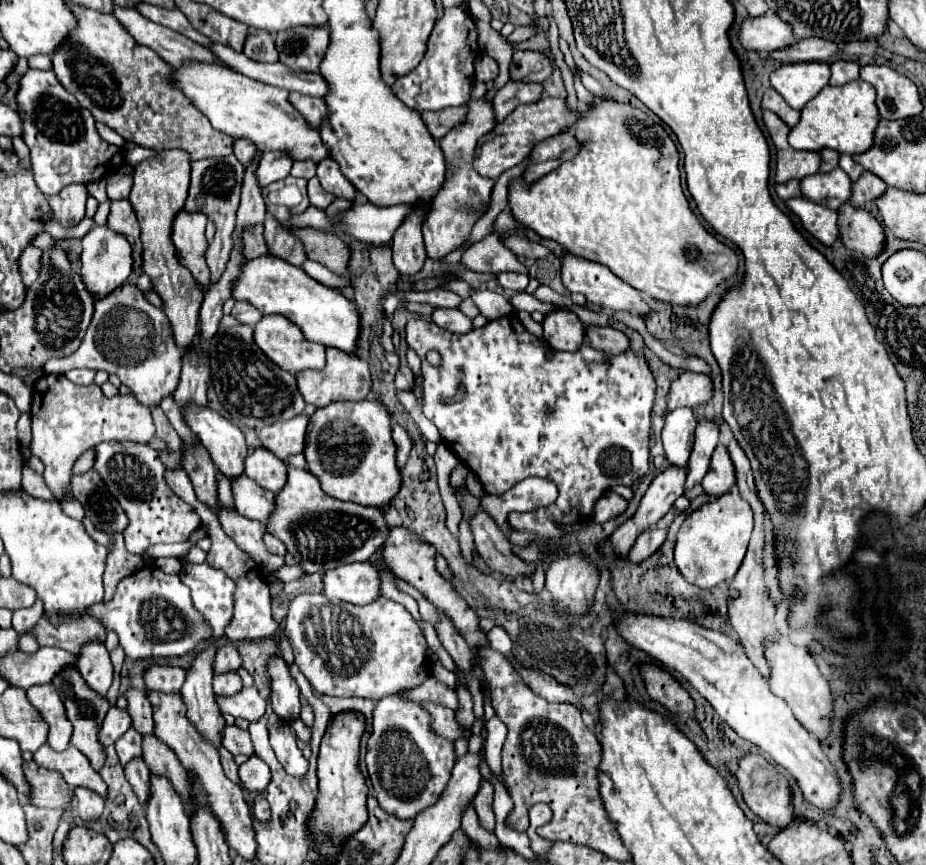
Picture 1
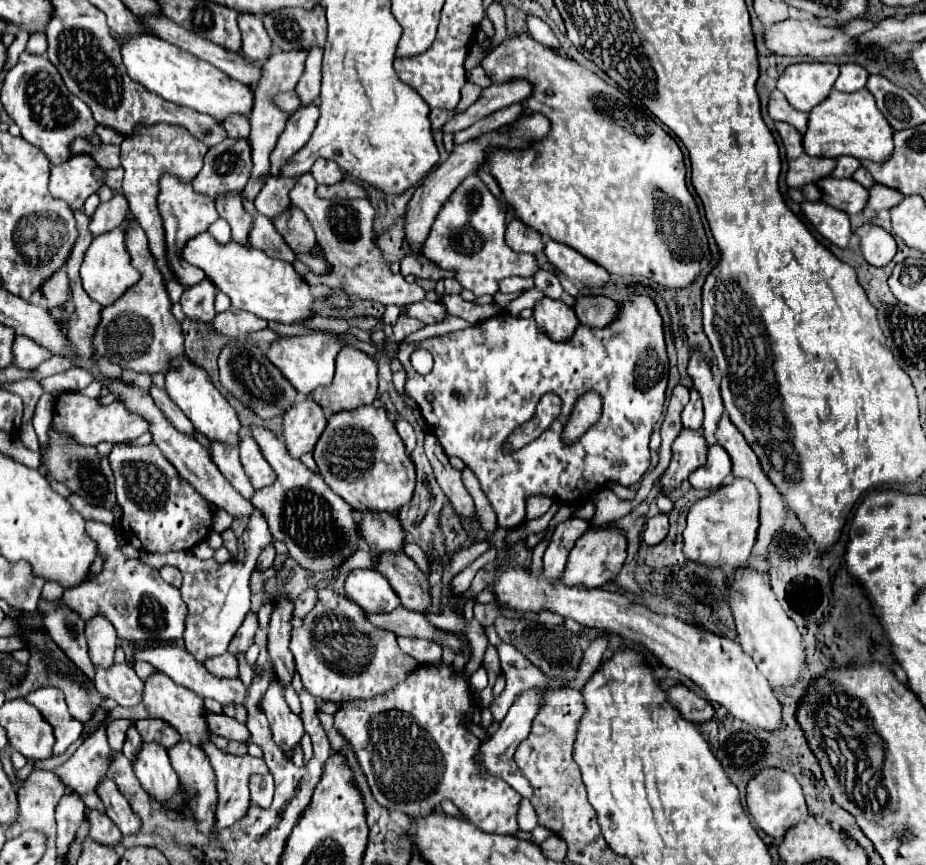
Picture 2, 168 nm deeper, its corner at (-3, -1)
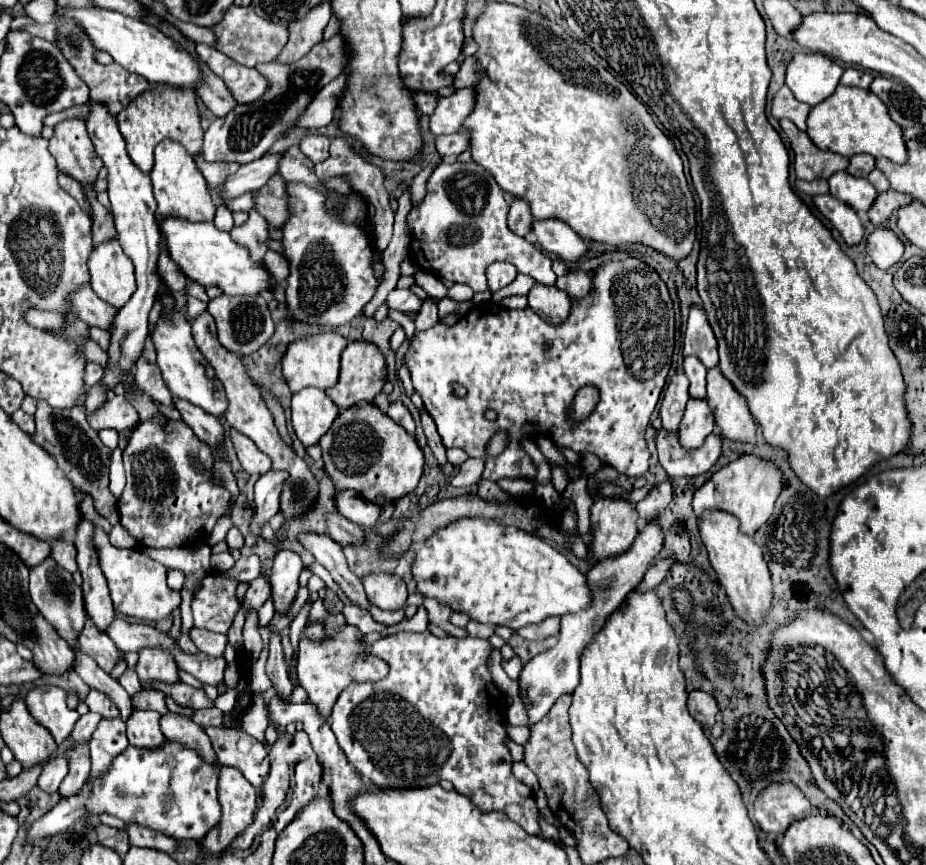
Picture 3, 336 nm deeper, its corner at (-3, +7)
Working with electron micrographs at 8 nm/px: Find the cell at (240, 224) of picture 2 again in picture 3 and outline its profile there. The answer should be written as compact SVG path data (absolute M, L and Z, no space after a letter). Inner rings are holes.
M202 156L196 158L196 166L204 174L204 178L212 190L218 190L222 186L222 182L226 182L226 178L240 168L240 164L210 164Z

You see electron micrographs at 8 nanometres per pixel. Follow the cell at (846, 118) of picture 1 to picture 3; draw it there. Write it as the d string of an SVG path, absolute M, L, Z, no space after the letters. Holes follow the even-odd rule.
M838 86L836 92L826 98L824 102L816 104L810 114L808 114L808 120L806 120L808 128L806 128L806 134L810 136L810 140L822 148L822 150L828 150L828 152L838 152L840 156L852 156L852 154L870 154L874 158L888 158L892 162L898 162L902 164L906 160L906 146L904 146L904 140L902 140L902 128L890 118L888 114L888 108L884 106L884 102L874 96L870 90L862 90L862 88L848 88L848 86Z

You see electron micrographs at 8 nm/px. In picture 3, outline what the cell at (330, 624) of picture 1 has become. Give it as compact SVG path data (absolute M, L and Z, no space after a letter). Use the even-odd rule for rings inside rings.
M344 624L334 632L334 636L328 636L328 630L324 626L324 638L318 642L310 642L310 638L300 636L296 678L298 678L298 684L306 690L308 700L312 704L316 704L320 714L326 718L330 716L338 694L350 682L382 680L382 678L386 678L388 670L390 670L388 662L382 662L382 658L368 652L368 644L364 640L364 634L358 630L358 626Z

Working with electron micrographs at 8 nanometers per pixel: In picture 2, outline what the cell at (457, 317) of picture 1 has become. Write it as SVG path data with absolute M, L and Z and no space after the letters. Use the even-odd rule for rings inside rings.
M424 300L424 302L408 304L406 314L412 316L412 318L422 320L424 324L434 324L434 322L440 322L446 316L446 308L442 304L438 304L438 302Z

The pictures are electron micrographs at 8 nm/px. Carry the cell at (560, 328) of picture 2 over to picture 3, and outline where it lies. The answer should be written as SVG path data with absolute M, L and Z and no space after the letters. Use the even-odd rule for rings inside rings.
M536 284L530 292L528 292L528 306L544 316L550 324L558 326L562 324L572 308L572 302L568 298L566 292L558 290L556 286L546 286L546 284Z

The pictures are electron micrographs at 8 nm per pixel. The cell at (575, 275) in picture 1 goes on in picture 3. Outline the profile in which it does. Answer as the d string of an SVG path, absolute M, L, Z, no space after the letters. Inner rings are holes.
M554 218L534 222L532 232L536 234L542 250L558 256L564 262L578 262L590 250L590 246L570 226Z

